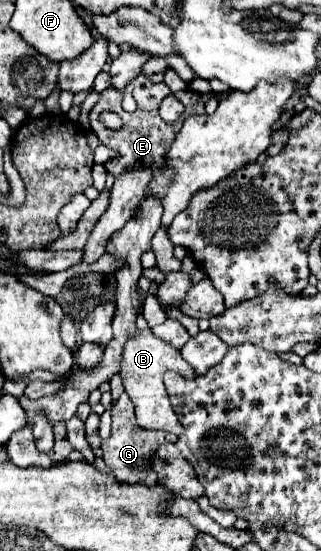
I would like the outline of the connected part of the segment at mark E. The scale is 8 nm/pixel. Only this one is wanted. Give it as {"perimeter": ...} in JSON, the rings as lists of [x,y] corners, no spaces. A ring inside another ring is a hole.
{"perimeter":[[[139,74],[137,78],[133,78],[127,88],[125,88],[137,102],[137,108],[135,112],[125,112],[123,106],[121,106],[121,92],[113,92],[113,90],[103,90],[101,92],[101,98],[99,102],[93,106],[93,110],[89,112],[89,124],[91,124],[91,130],[97,134],[97,138],[113,150],[113,158],[109,162],[105,162],[105,170],[117,178],[117,174],[123,174],[127,170],[137,170],[137,168],[147,168],[151,174],[163,174],[165,178],[171,178],[173,170],[167,166],[165,162],[165,154],[167,150],[171,148],[171,140],[175,138],[177,134],[177,126],[175,124],[169,124],[165,120],[161,120],[159,116],[159,104],[165,96],[171,94],[169,86],[165,86],[163,82],[159,84],[151,84],[147,76]],[[111,108],[113,112],[117,112],[121,118],[123,118],[123,128],[121,130],[107,130],[103,124],[99,124],[97,116]],[[169,126],[173,126],[173,136],[169,134]]]}

